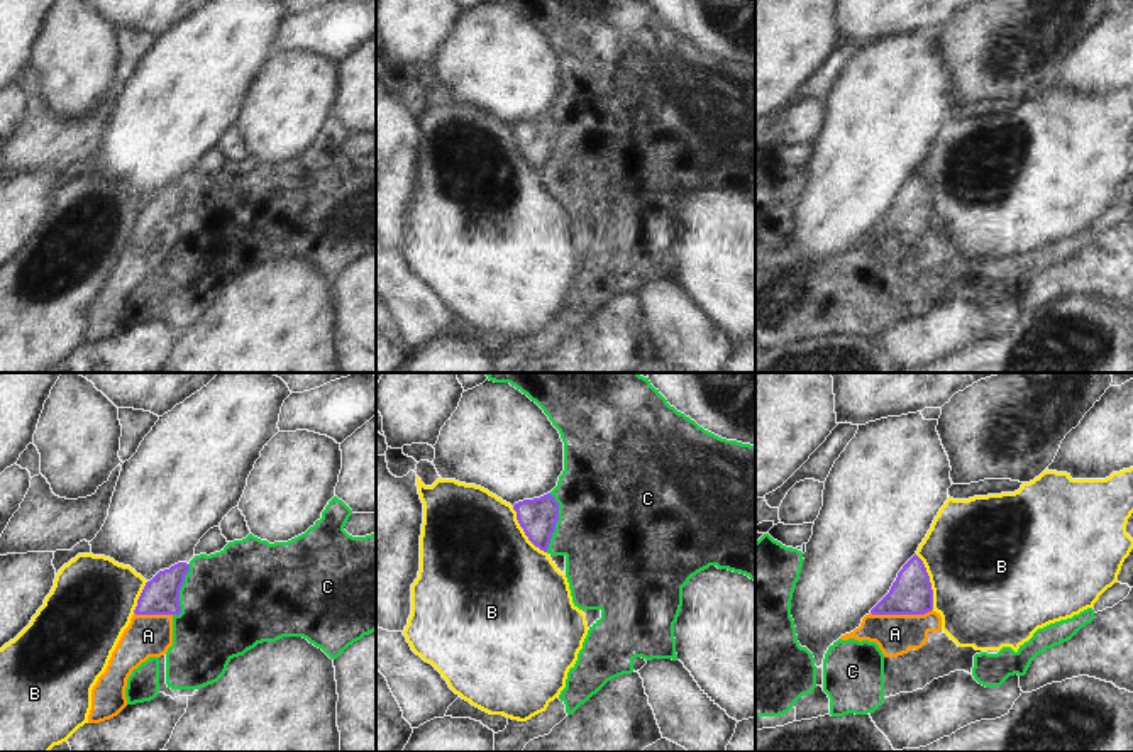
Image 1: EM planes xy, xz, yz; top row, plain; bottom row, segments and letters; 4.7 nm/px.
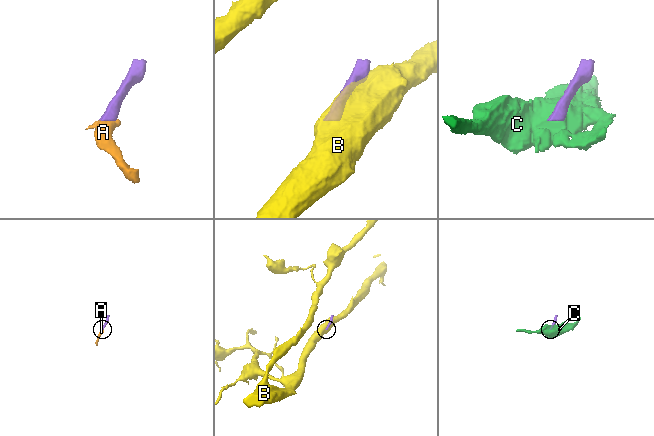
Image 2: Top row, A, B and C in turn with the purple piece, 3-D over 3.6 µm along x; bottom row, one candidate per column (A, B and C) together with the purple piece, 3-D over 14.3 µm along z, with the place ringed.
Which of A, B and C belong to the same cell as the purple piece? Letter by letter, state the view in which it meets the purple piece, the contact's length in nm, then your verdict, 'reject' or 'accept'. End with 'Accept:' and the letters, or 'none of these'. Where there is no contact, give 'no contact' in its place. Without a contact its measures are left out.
A: yz | 300 nm | accept
B: yz | 280 nm | reject
C: xz | 280 nm | reject
Accept: A

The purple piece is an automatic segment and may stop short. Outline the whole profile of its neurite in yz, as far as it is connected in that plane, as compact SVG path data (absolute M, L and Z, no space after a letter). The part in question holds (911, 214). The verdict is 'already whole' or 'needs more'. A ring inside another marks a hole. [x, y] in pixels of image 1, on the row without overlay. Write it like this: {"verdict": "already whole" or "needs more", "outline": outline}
{"verdict": "needs more", "outline": "M915 174L898 193L889 213L842 261L876 263L884 278L921 269L930 252L942 251L933 230L933 210L923 181Z"}

